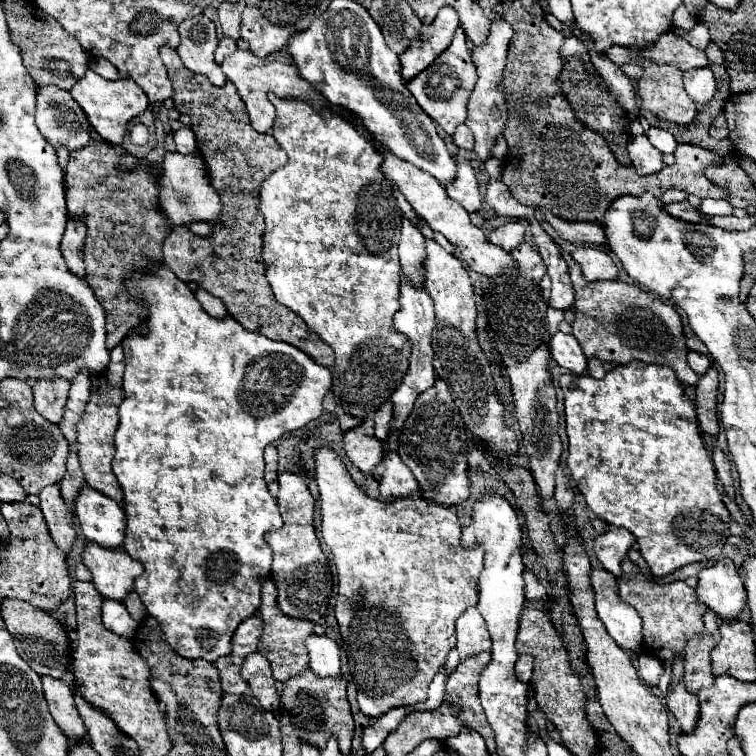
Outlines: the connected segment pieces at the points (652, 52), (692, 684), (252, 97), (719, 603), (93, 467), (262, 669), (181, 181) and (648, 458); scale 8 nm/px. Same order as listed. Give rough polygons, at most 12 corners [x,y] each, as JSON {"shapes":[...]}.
{"shapes":[[[673,31],[657,43],[631,47],[681,71],[709,67],[705,51]],[[705,621],[701,637],[685,647],[685,687],[697,693],[711,687],[709,653],[719,641],[719,627]],[[237,49],[221,69],[237,87],[251,125],[269,133],[279,99],[299,99],[317,113],[329,101],[299,75],[293,57],[259,59]],[[731,559],[701,569],[697,601],[723,621],[737,619],[747,601]],[[93,377],[77,423],[77,455],[89,487],[123,505],[111,471],[123,391]],[[255,651],[241,677],[265,711],[279,711],[277,681],[269,661]],[[165,153],[161,203],[173,225],[215,223],[219,193],[199,153]],[[667,366],[565,373],[567,469],[655,577],[729,511]]]}

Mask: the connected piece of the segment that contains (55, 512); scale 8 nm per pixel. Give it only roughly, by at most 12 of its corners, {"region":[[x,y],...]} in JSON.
{"region":[[59,485],[41,493],[51,539],[69,555],[75,541],[73,515],[61,499]]}

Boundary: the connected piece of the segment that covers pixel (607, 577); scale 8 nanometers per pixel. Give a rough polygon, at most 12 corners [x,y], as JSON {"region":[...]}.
{"region":[[591,569],[599,619],[613,641],[637,651],[641,617],[617,593],[617,577]]}

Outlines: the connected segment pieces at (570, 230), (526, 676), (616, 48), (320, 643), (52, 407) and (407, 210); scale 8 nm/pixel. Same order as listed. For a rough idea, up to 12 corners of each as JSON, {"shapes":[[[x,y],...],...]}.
{"shapes":[[[547,221],[571,243],[605,245],[607,235],[599,223]],[[521,655],[515,663],[519,681],[529,683],[533,659]],[[613,45],[605,51],[605,57],[615,65],[629,61],[629,49]],[[327,635],[307,637],[317,677],[339,677],[339,647]],[[69,381],[33,383],[35,409],[59,423],[69,393]],[[395,195],[401,213],[413,223],[419,223],[419,217],[407,203],[403,195]]]}

